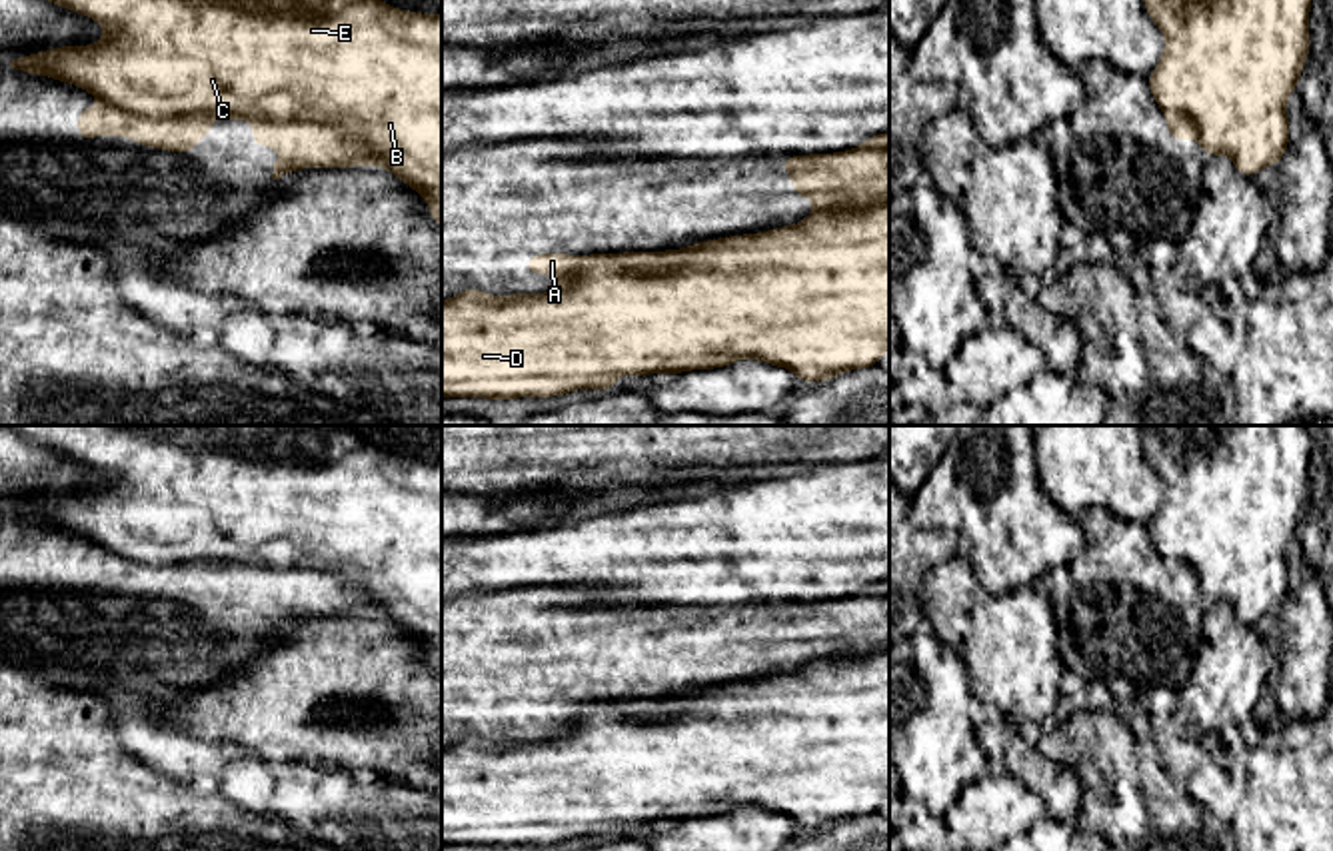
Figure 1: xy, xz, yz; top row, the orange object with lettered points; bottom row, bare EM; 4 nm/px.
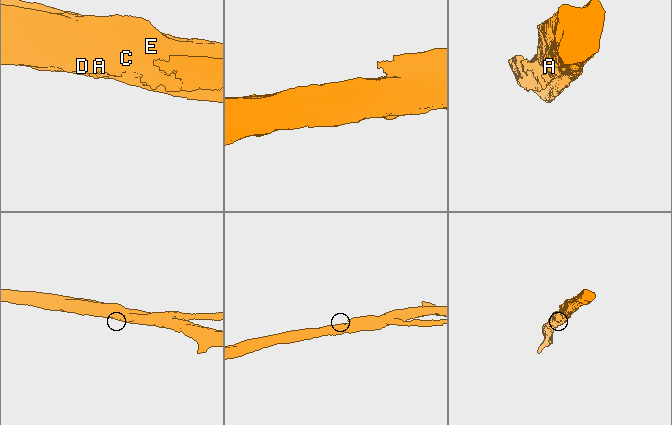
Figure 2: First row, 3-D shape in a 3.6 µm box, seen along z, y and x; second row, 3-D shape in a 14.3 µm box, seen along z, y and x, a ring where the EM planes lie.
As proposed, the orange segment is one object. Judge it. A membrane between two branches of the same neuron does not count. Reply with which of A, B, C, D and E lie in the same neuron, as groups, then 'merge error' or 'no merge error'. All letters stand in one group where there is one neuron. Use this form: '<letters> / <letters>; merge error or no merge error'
A / B C D E; merge error

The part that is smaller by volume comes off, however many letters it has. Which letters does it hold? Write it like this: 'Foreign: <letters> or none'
Foreign: A

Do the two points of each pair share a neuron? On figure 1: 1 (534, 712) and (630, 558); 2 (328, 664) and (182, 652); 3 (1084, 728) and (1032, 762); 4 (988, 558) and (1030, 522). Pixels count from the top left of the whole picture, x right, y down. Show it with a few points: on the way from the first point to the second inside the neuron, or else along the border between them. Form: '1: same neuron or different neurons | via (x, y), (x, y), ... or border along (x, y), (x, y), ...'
1: different neurons | border along (578, 608), (646, 608)
2: different neurons | border along (276, 648), (254, 656), (212, 684)
3: different neurons | border along (1034, 748), (1066, 766), (1080, 784)
4: same neuron | via (1000, 556), (1014, 544), (1018, 534)

